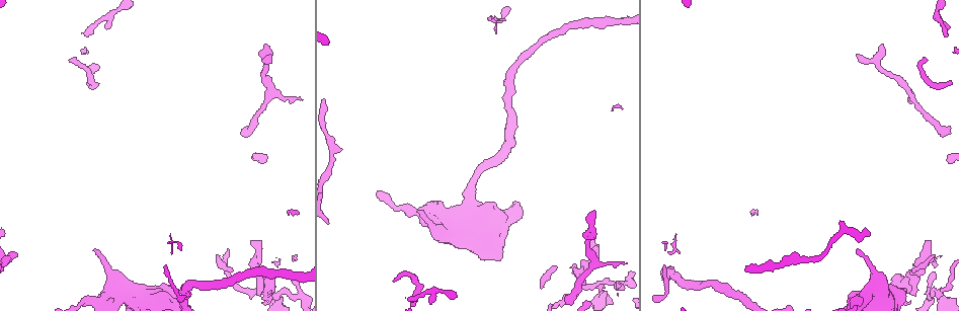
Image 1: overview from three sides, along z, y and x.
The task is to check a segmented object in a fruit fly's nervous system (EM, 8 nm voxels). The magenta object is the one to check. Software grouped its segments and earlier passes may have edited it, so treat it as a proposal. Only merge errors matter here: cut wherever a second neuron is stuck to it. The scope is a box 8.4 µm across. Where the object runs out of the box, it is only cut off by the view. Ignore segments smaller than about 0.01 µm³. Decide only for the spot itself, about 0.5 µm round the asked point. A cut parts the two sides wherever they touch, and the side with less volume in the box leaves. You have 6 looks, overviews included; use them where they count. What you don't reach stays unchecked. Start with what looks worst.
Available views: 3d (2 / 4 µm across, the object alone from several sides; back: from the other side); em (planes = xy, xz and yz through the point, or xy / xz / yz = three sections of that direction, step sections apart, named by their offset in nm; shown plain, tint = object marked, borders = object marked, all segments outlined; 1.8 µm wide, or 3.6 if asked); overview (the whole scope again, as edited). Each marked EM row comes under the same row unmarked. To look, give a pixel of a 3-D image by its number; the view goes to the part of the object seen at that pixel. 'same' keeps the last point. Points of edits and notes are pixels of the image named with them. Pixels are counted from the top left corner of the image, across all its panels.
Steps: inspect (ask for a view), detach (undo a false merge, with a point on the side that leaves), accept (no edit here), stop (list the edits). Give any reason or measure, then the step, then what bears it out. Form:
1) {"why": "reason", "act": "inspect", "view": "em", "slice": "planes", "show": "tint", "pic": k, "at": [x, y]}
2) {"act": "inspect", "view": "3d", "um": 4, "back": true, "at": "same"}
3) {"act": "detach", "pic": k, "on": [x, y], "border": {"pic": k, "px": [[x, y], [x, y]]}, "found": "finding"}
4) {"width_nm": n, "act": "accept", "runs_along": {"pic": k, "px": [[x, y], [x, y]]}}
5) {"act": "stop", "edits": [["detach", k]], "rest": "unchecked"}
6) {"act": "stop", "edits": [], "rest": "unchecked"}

{"why": "narrows sharply", "act": "inspect", "view": "3d", "um": 4, "pic": 1, "at": [927, 253]}

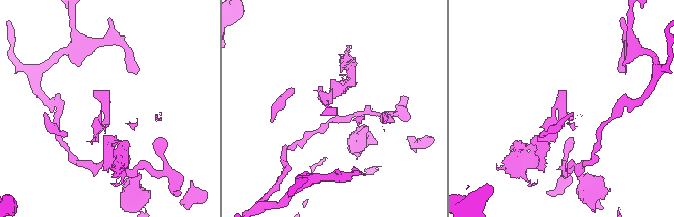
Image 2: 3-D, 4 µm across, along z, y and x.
{"why": "now the EM", "act": "inspect", "view": "em", "slice": "yz", "step": 16, "show": "tint", "pic": 2, "at": [560, 110]}

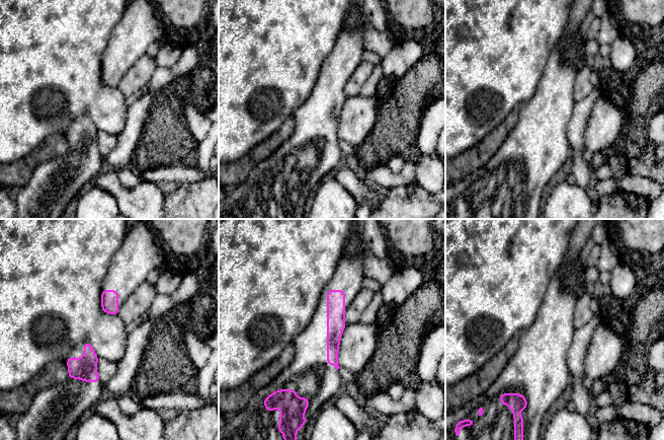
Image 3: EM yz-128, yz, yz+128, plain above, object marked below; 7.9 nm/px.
{"why": "cut it another way", "act": "inspect", "view": "em", "slice": "planes", "show": "borders", "at": "same"}

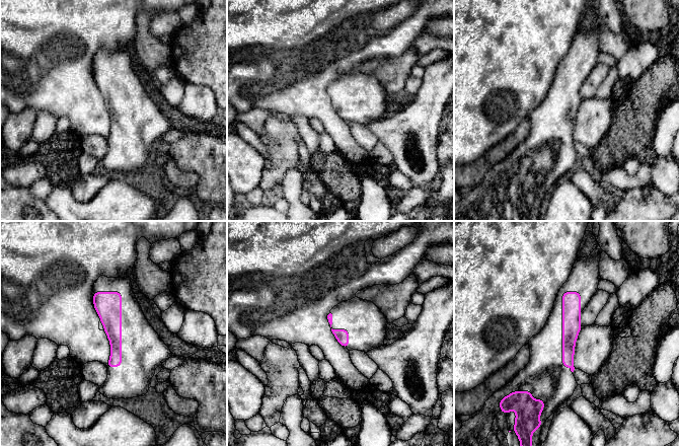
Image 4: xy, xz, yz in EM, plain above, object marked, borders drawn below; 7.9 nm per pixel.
{"act": "accept", "runs_along": {"pic": 4, "px": [[95, 294], [109, 310], [118, 364]]}, "found": "continuous, no second neuron"}

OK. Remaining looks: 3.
{"why": "abrupt turn", "act": "inspect", "view": "3d", "um": 2, "pic": 1, "at": [592, 232]}

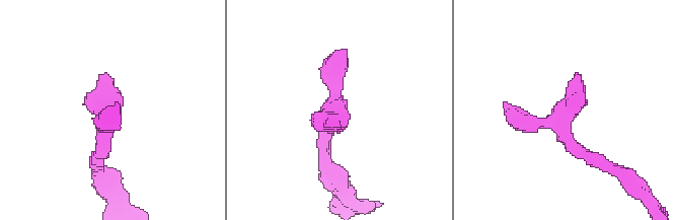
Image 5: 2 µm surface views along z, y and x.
{"why": "need the tissue", "act": "inspect", "view": "em", "slice": "planes", "show": "tint", "pic": 5, "at": [108, 135]}

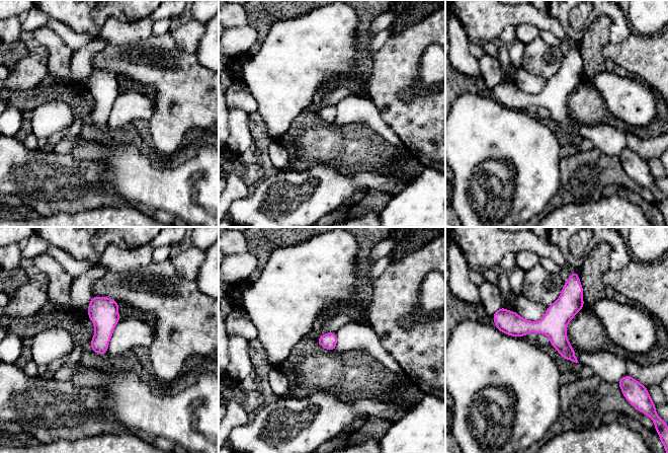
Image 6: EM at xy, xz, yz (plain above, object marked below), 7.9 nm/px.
{"width_nm": 130, "act": "accept", "runs_along": {"pic": 6, "px": [[574, 282], [543, 326], [500, 326]]}, "found": "all the same neuron"}

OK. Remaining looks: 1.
{"act": "stop", "edits": [], "rest": "unchecked"}

